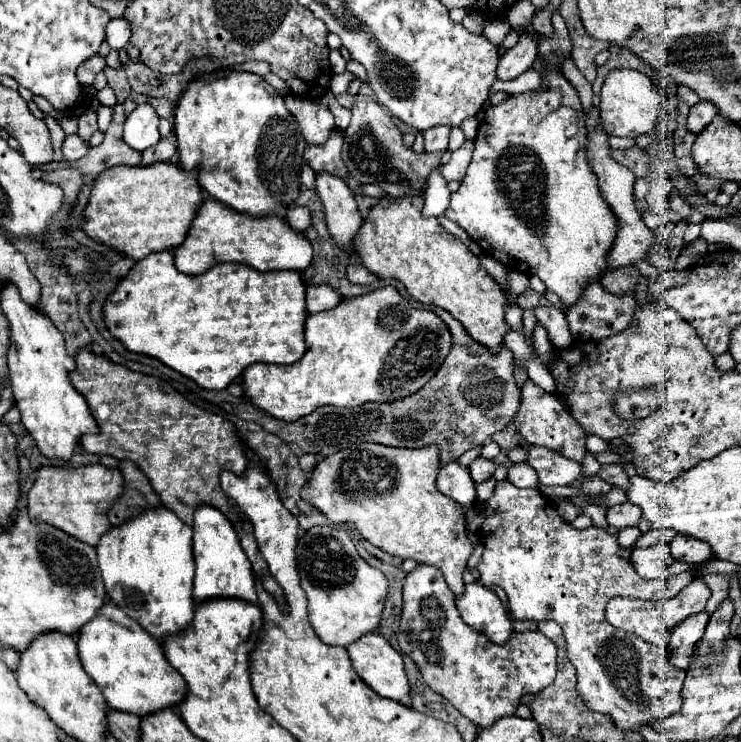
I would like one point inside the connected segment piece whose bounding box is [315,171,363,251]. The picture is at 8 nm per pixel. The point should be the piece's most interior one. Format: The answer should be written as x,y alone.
343,219

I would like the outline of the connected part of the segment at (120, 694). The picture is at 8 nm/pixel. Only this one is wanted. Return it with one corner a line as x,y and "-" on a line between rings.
105,599
97,615
79,629
77,649
83,669
113,709
123,709
141,717
173,707
185,695
183,677
165,659
161,643
151,637
147,629
139,627
135,619
127,617
127,613
111,599

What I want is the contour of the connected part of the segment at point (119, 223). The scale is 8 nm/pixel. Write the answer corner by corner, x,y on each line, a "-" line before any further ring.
173,163
111,167
111,171
101,173
93,185
85,209
83,231
91,239
139,261
149,253
181,245
201,203
203,189
197,169
187,171

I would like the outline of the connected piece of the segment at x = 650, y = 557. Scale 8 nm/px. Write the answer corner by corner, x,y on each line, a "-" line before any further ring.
655,543
647,549
635,549
631,553
631,563
643,579
667,579
689,569
683,561
673,559
669,543

